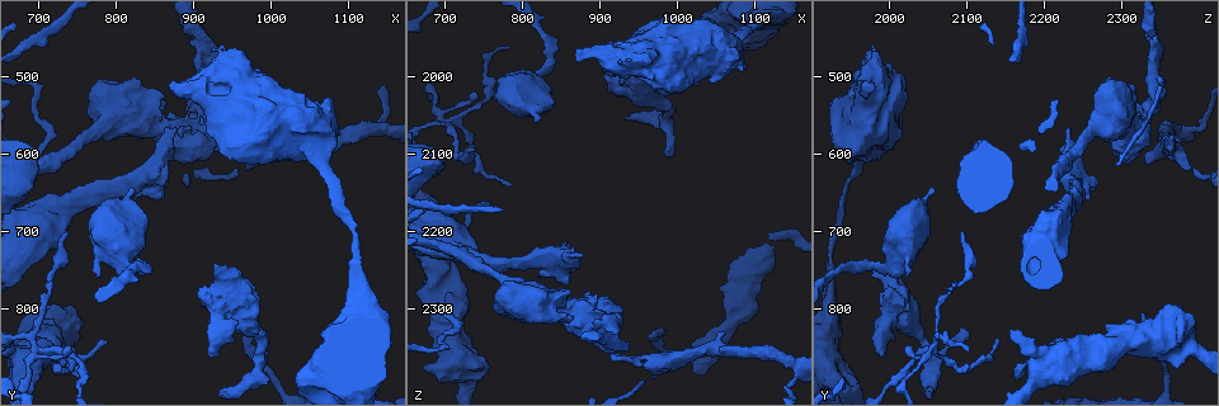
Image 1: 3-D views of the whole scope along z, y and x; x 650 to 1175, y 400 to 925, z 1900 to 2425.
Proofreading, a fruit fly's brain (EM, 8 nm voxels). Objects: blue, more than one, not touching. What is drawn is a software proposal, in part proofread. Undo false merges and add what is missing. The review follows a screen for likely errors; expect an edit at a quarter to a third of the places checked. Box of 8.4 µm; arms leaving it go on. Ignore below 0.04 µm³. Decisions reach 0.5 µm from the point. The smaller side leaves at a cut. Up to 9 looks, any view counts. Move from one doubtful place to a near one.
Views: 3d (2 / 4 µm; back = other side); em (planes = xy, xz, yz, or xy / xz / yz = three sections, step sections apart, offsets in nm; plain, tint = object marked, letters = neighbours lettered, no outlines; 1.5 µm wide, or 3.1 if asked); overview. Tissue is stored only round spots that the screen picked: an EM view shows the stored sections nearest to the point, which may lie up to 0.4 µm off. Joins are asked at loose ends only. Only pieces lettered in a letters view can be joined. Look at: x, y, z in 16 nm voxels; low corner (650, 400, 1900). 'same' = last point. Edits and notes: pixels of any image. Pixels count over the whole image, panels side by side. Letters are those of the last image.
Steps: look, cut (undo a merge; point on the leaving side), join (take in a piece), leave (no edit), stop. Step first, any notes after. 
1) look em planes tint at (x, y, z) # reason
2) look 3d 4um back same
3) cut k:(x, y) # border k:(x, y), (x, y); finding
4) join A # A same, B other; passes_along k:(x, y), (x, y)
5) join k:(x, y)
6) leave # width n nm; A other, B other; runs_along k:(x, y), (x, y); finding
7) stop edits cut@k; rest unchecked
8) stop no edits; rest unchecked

look em planes plain at (875, 515, 1980) # free end

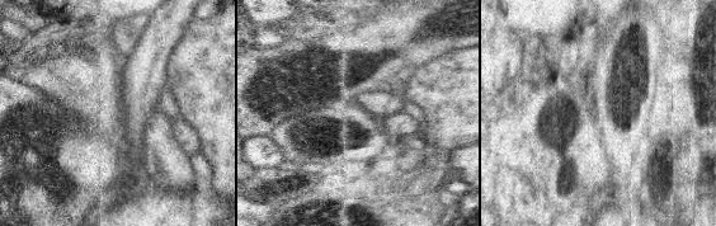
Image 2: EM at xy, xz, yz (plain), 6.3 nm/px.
look em planes letters same

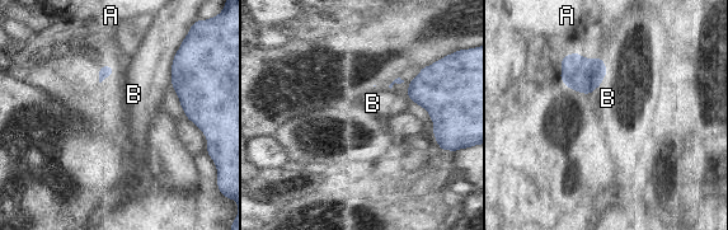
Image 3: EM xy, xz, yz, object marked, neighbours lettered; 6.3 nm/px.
leave # longest_contact B 340 nm; A other, B other; border 3:(187, 33), (172, 64), (170, 84); no lettered piece goes on from it

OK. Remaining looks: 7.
look 3d 2um at (975, 810, 2335) # branch stops here

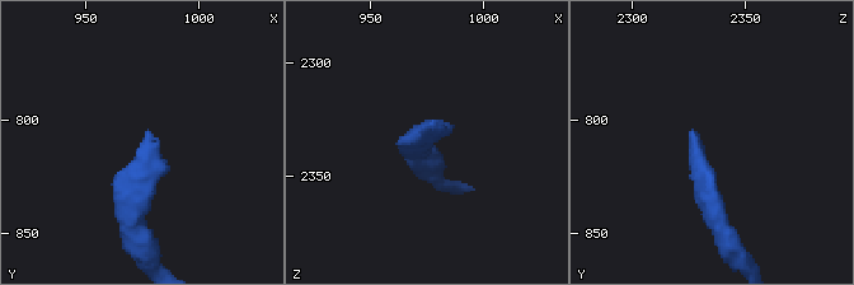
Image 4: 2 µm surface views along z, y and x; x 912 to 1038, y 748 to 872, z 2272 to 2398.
look em xz step 8 letters at (979, 805, 2331)

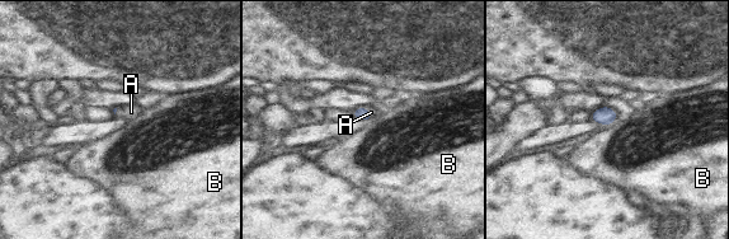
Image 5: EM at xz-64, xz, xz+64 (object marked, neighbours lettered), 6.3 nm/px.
look em planes letters same # cut it another way

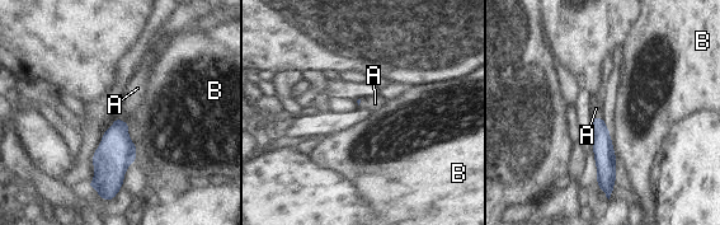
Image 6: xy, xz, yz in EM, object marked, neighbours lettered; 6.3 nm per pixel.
join A # longest_contact B 190 nm; A same, B other; passes_along 6:(605, 156), (598, 118), (596, 108); it goes on there

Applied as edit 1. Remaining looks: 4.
look overview # see it whole again

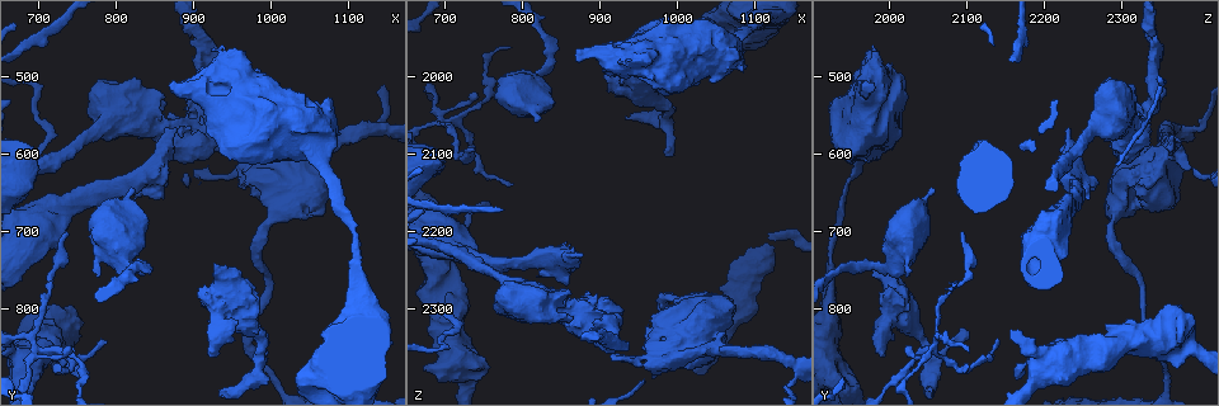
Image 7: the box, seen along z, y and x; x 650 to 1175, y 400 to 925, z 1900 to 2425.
look em planes plain at (920, 865, 1990)

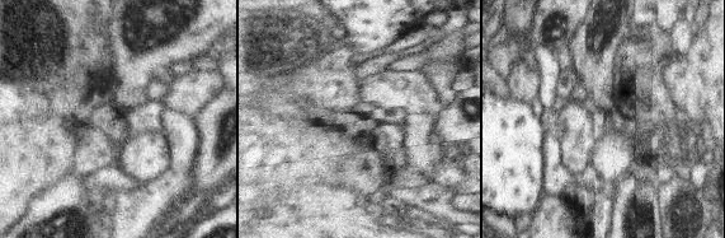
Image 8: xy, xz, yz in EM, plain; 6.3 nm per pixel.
look em planes letters same # what lies round it

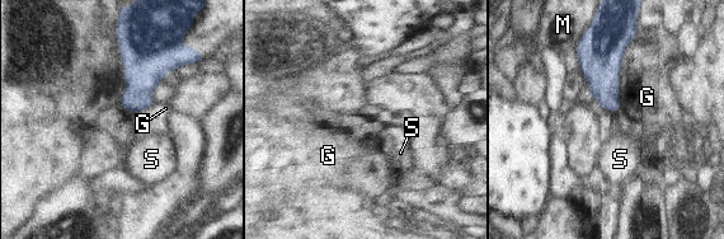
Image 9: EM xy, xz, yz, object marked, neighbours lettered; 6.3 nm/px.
leave # longest_contact G 480 nm; G other, M other, S other; border 9:(635, 38), (621, 61), (616, 111); none of them fits

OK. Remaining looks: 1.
stop edits join@6; rest unchecked

